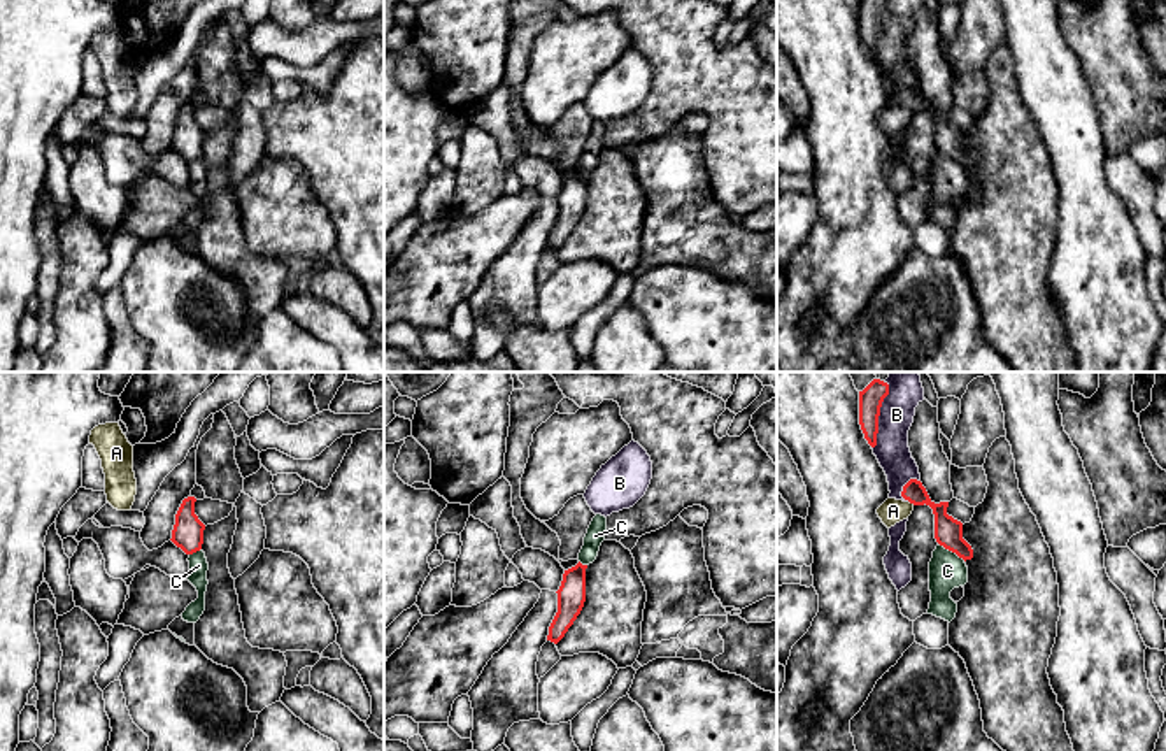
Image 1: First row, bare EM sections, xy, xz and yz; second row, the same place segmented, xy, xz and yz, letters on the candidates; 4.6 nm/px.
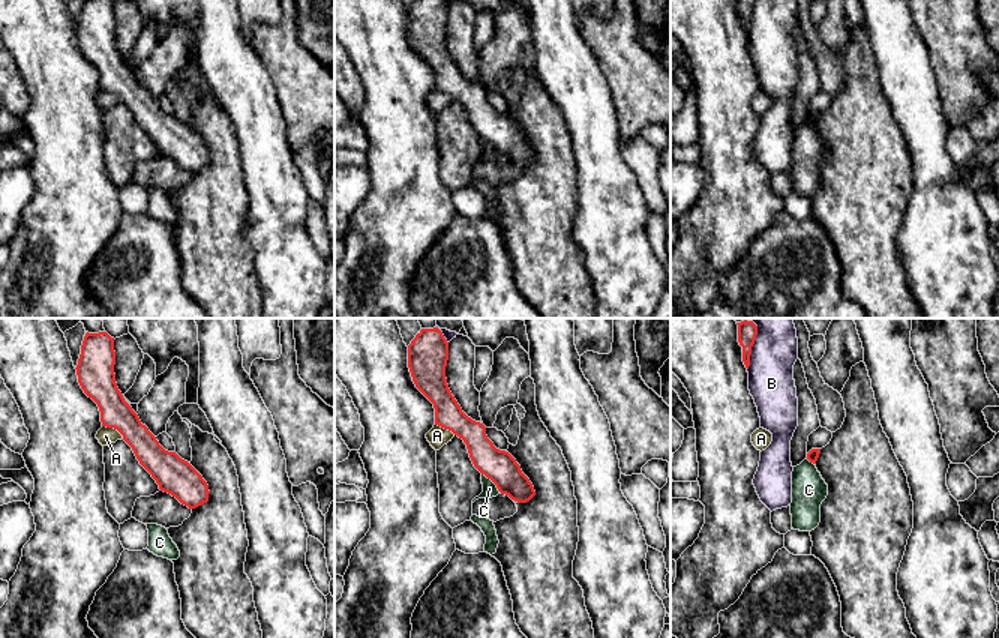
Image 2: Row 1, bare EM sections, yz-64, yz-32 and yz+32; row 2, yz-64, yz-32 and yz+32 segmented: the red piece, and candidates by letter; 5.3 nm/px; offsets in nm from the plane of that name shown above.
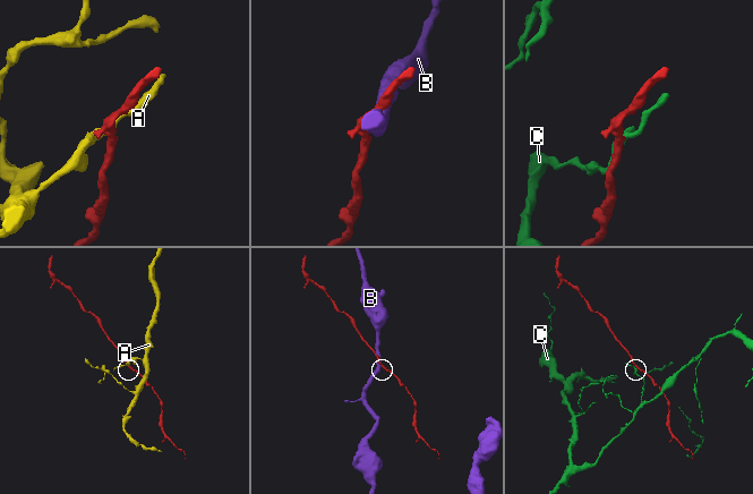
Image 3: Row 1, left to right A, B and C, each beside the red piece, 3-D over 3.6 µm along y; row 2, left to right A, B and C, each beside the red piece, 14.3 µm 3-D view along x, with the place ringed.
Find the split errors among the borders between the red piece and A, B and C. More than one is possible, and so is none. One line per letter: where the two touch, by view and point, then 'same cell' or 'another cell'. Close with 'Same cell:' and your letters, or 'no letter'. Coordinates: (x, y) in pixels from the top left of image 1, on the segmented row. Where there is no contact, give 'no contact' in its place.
A: contact yz (912, 502); another cell
B: contact yz (879, 414); another cell
C: contact yz (952, 551); another cell
Same cell: no letter

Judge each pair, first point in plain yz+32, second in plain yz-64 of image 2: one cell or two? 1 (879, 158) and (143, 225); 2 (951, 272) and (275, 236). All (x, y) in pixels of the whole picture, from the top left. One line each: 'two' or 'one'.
1: two
2: one

